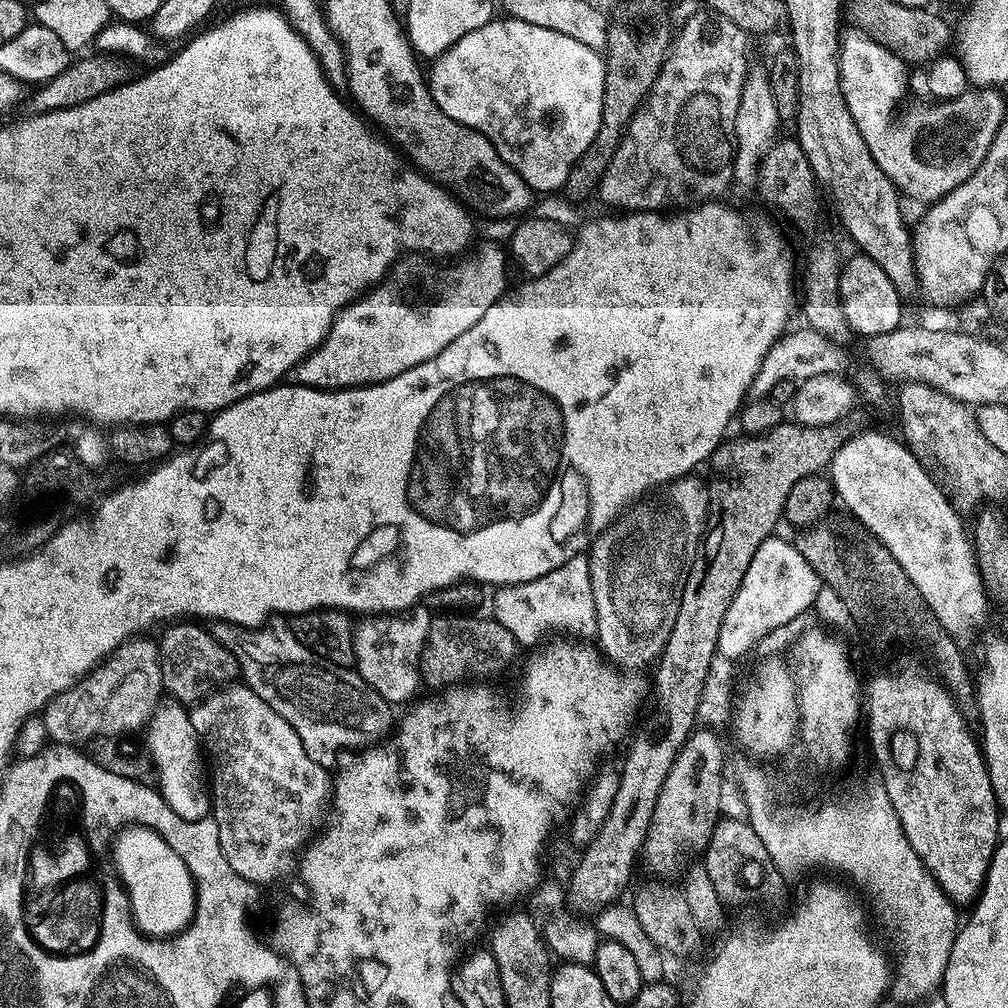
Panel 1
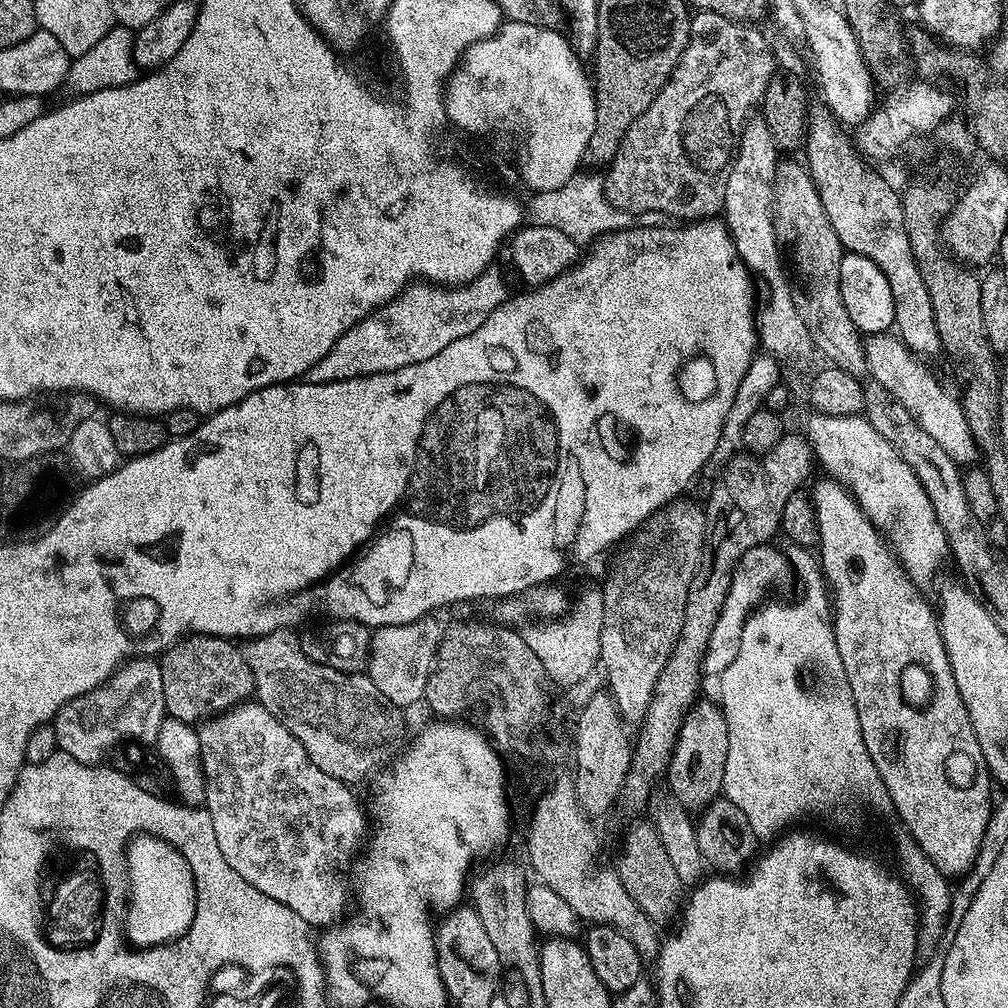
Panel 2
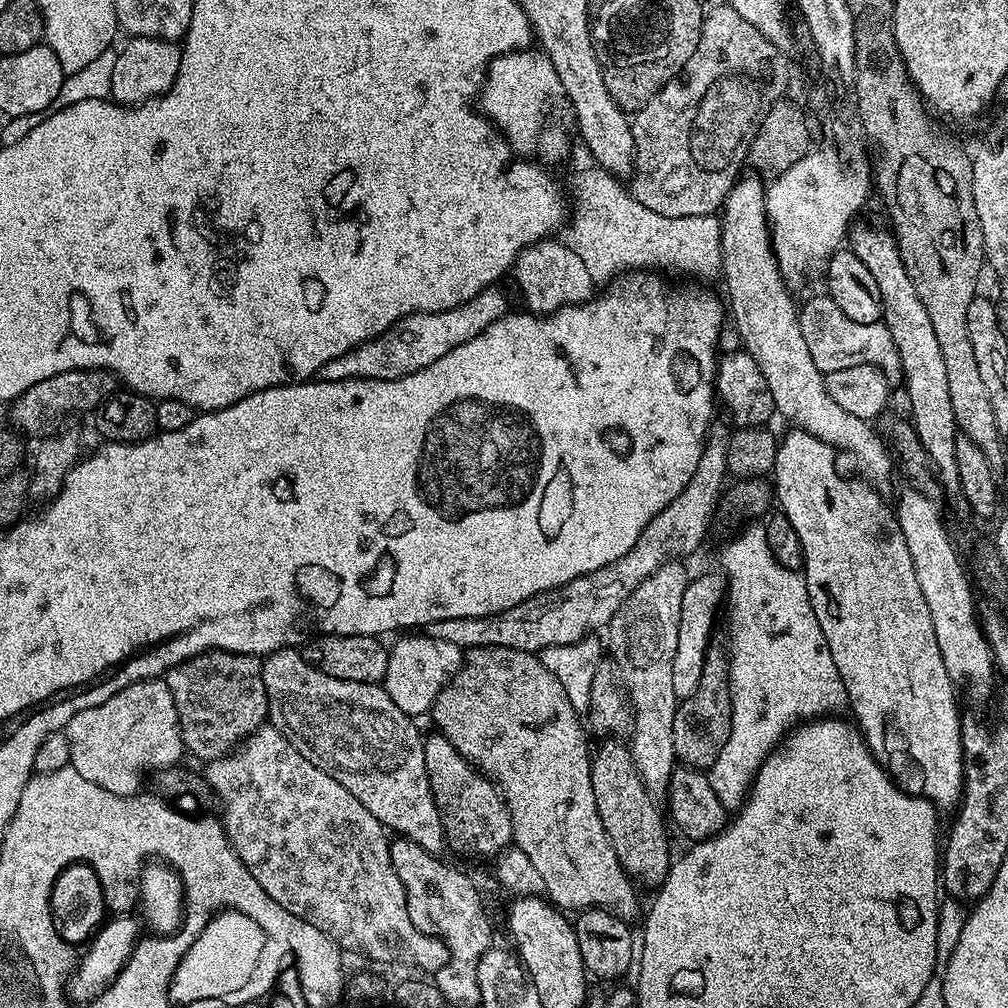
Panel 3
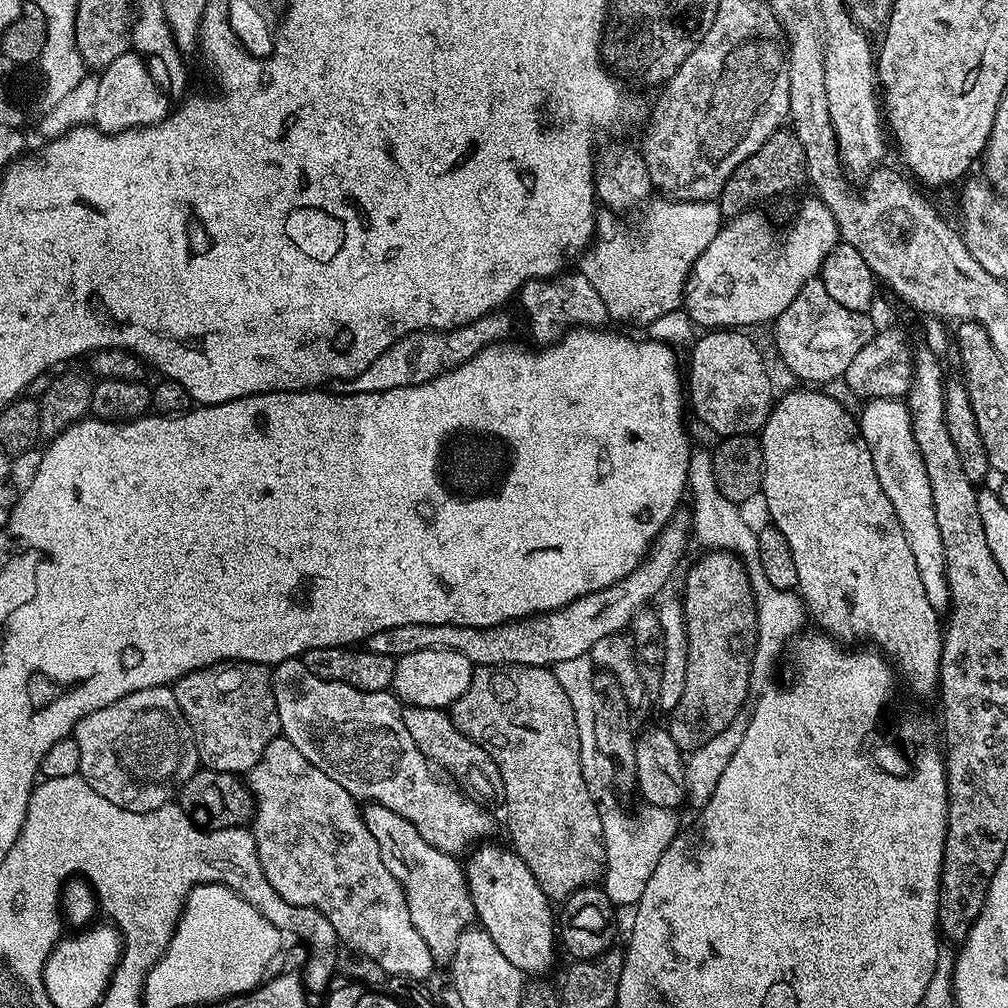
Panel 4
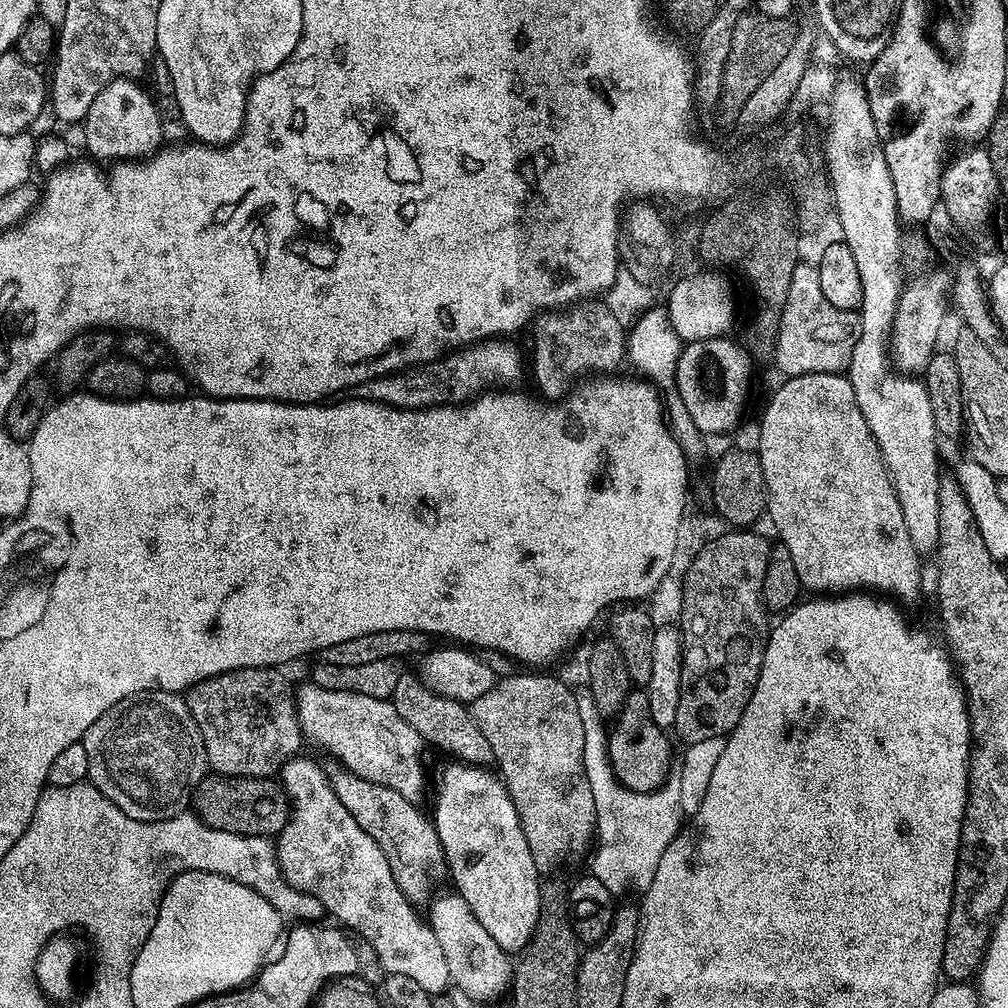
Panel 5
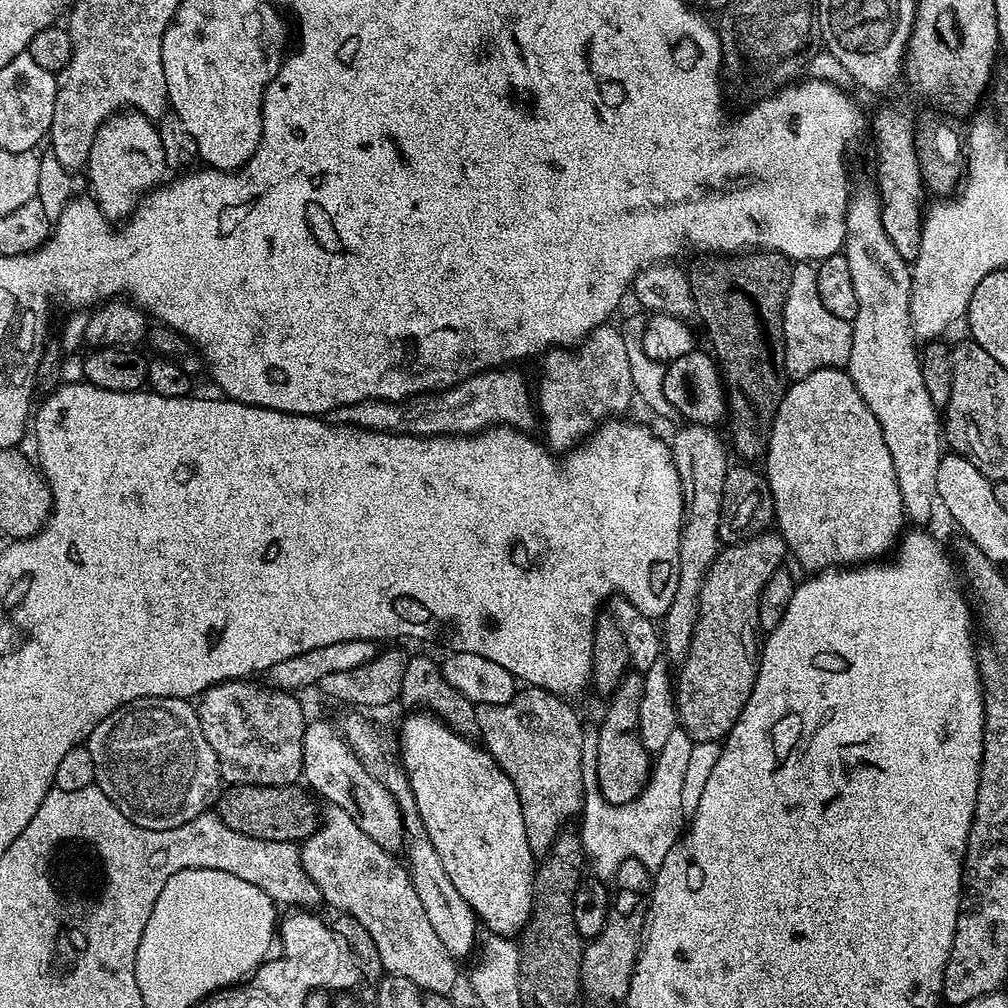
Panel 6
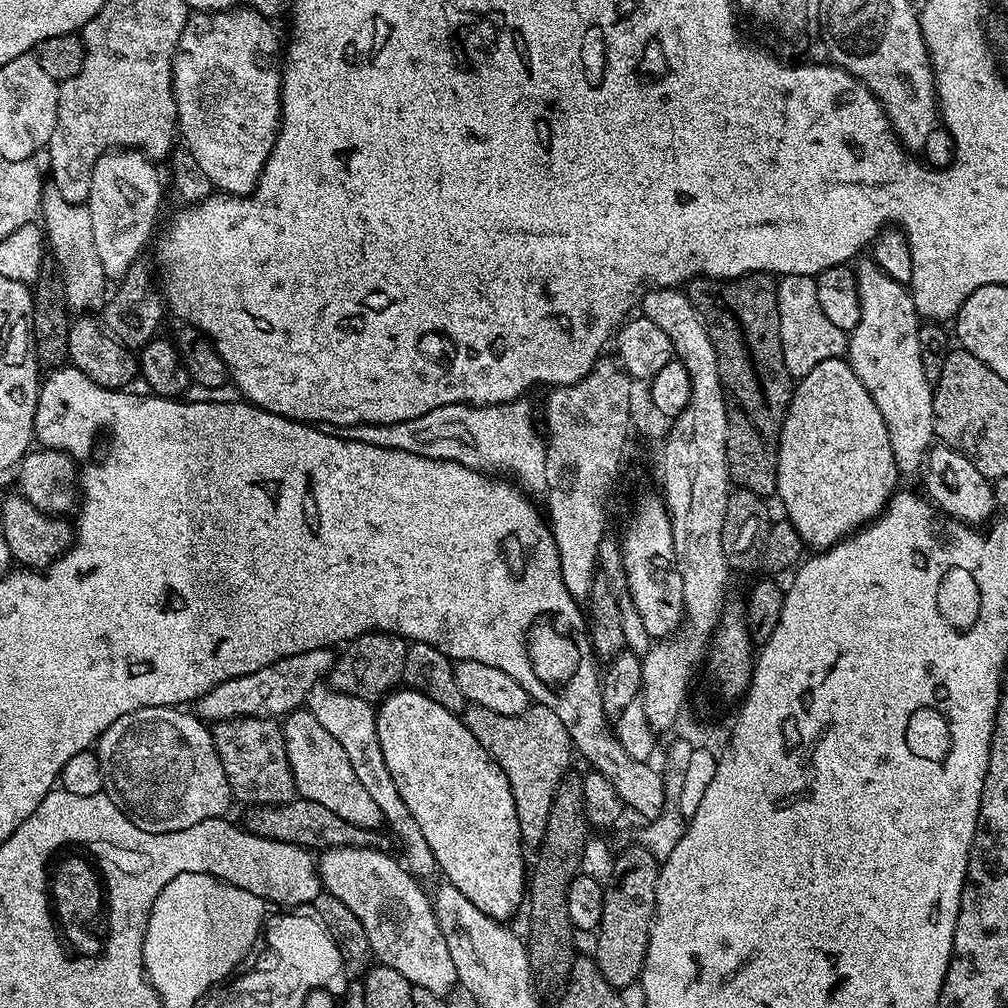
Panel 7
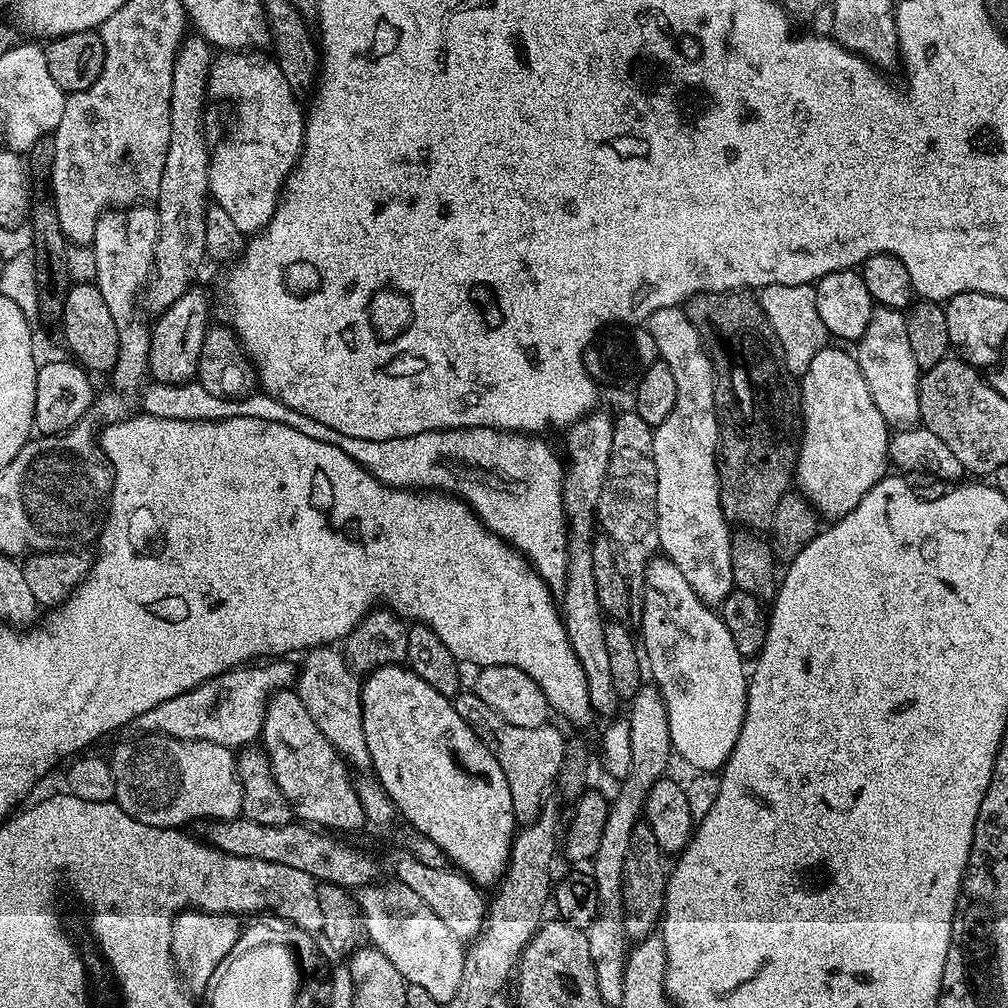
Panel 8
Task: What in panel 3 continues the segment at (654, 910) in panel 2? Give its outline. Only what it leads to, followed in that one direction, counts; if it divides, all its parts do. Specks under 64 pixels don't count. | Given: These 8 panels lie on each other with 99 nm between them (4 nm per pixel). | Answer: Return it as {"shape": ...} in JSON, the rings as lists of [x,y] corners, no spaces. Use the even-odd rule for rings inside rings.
{"shape":[[[608,738],[604,745],[592,756],[592,785],[594,798],[598,802],[598,814],[602,818],[602,826],[610,838],[610,846],[614,846],[614,854],[618,854],[618,862],[633,881],[645,880],[648,884],[659,886],[668,876],[668,832],[664,829],[664,820],[660,817],[660,808],[652,793],[646,790],[642,778],[636,769],[631,747],[620,738]]]}

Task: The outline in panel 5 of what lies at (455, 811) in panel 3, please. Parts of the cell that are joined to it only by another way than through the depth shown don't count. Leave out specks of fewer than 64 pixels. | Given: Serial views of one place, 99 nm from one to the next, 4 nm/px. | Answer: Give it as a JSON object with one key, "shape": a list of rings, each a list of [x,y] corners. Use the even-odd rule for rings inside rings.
{"shape":[[[405,674],[398,681],[394,694],[390,697],[394,710],[414,726],[425,745],[441,748],[449,752],[452,758],[473,766],[488,766],[494,761],[494,750],[490,750],[490,742],[486,742],[486,734],[478,730],[478,722],[474,722],[471,711],[465,705],[445,696],[434,694],[424,685],[419,675]]]}

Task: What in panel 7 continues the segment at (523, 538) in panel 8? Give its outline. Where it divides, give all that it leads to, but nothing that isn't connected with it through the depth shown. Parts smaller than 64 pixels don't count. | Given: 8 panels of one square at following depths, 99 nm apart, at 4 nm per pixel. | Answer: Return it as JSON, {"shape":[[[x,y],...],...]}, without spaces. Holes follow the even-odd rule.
{"shape":[[[521,398],[511,404],[447,404],[438,406],[426,414],[401,424],[358,424],[351,429],[350,436],[353,440],[361,440],[374,446],[402,450],[410,454],[425,456],[431,460],[452,460],[456,464],[471,461],[477,469],[492,470],[488,468],[513,468],[526,483],[532,484],[543,481],[544,463],[548,457],[545,441],[536,433],[532,425],[532,412],[528,409],[527,399]]]}

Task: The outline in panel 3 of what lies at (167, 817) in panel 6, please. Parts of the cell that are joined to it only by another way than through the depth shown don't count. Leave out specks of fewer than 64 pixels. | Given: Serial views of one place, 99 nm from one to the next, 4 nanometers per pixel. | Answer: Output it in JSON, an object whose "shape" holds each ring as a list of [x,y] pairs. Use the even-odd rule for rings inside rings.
{"shape":[[[167,679],[139,680],[114,694],[106,702],[95,704],[93,708],[82,710],[70,718],[67,729],[70,742],[70,767],[78,770],[86,782],[102,786],[119,796],[135,796],[144,784],[147,772],[157,774],[163,768],[175,768],[181,763],[180,755],[185,755],[184,739],[180,736],[178,710],[174,706],[174,694],[170,694]]]}

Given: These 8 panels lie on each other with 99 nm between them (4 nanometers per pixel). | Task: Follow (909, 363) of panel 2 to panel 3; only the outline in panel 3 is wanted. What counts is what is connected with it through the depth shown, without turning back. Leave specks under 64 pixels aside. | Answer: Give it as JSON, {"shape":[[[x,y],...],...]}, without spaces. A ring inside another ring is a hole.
{"shape":[[[827,294],[812,296],[799,309],[802,338],[806,338],[806,346],[810,349],[810,358],[814,358],[814,366],[822,373],[849,368],[855,364],[872,364],[881,368],[889,381],[901,379],[900,359],[894,346],[894,338],[890,338],[890,330],[883,322],[863,324],[854,322],[838,310],[838,302],[834,302]]]}

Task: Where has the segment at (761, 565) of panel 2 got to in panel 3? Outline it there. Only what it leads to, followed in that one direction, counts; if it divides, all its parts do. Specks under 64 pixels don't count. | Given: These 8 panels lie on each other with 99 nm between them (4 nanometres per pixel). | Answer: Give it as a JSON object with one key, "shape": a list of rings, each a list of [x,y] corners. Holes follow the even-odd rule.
{"shape":[[[715,571],[702,574],[698,578],[693,577],[688,583],[685,594],[682,596],[682,612],[679,615],[678,649],[675,651],[673,665],[674,694],[679,701],[685,700],[691,694],[694,694],[694,691],[698,688],[702,670],[705,666],[705,658],[708,656],[708,649],[712,642],[710,641],[710,634],[714,624],[714,616],[727,595],[729,580],[723,571]]]}

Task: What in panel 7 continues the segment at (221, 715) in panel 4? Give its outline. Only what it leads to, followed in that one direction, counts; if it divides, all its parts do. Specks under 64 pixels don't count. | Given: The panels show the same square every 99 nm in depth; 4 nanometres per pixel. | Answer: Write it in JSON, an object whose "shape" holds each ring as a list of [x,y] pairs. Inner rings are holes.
{"shape":[[[235,716],[233,720],[215,721],[210,731],[214,746],[220,755],[222,770],[226,770],[226,778],[233,789],[245,788],[248,792],[256,792],[261,788],[264,792],[280,792],[283,788],[293,787],[292,767],[284,745],[284,730],[275,719],[267,716]]]}

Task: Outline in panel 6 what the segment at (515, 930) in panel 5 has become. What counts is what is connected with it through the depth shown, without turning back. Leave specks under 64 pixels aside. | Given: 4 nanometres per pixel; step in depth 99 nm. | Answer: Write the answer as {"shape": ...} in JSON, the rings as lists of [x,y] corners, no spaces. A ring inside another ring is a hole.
{"shape":[[[431,714],[408,715],[412,716],[406,717],[404,725],[400,728],[400,758],[398,760],[412,787],[416,809],[426,826],[426,834],[430,838],[430,842],[434,842],[434,850],[438,850],[438,858],[442,858],[442,866],[446,870],[446,874],[450,874],[450,882],[454,882],[454,890],[458,890],[458,894],[462,894],[462,898],[466,898],[466,902],[476,913],[477,921],[483,927],[485,924],[489,933],[509,938],[515,937],[524,931],[524,924],[532,913],[532,887],[534,886],[538,864],[530,850],[530,842],[526,842],[526,826],[522,822],[522,806],[518,802],[514,782],[510,782],[510,778],[498,766],[496,759],[479,743],[473,742],[467,736],[460,736],[457,732],[451,732],[441,720],[436,719]]]}

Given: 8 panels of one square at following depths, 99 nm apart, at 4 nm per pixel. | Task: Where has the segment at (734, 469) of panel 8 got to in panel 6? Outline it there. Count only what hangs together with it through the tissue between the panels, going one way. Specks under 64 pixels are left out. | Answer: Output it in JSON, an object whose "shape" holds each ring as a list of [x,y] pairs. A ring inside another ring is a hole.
{"shape":[[[767,250],[744,254],[739,258],[704,259],[708,260],[696,260],[686,268],[690,290],[696,303],[695,315],[700,316],[709,338],[712,339],[710,348],[722,373],[727,393],[726,416],[729,421],[732,419],[732,444],[741,461],[756,462],[752,460],[759,456],[761,459],[768,451],[768,435],[786,387],[782,314],[790,286],[792,264],[782,253]]]}

